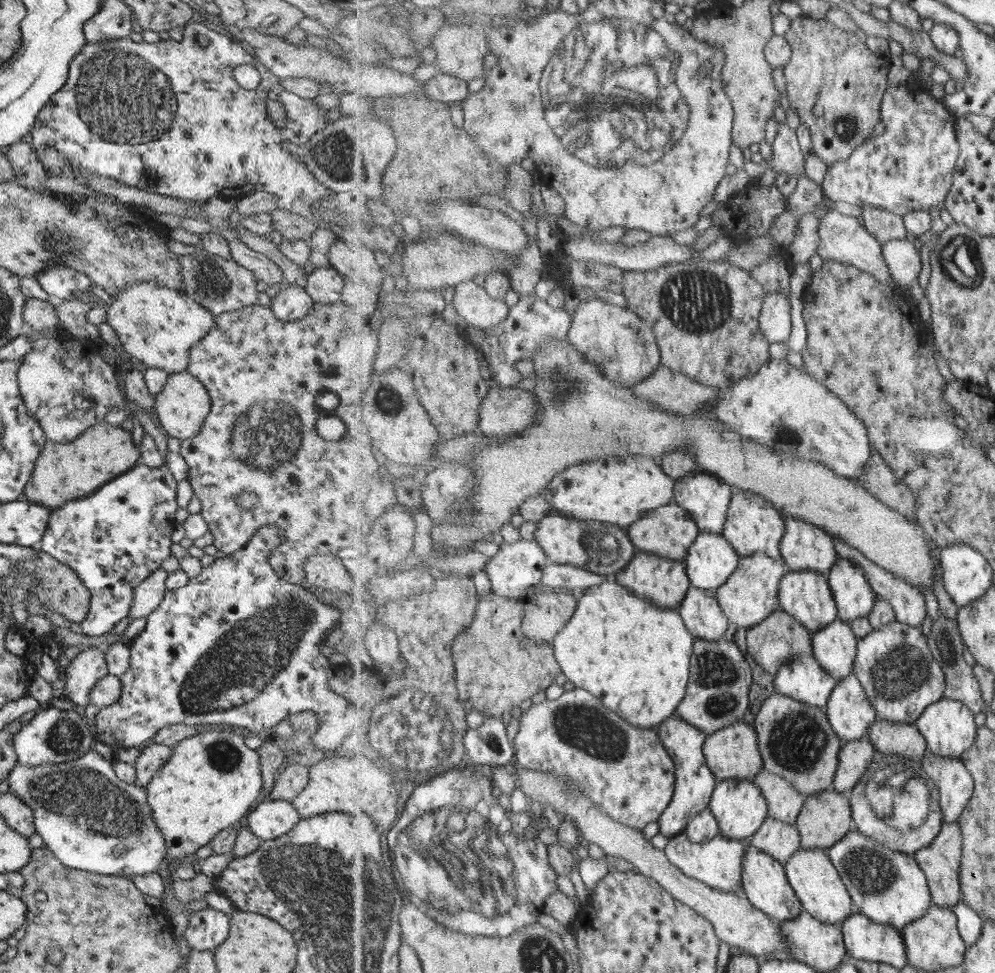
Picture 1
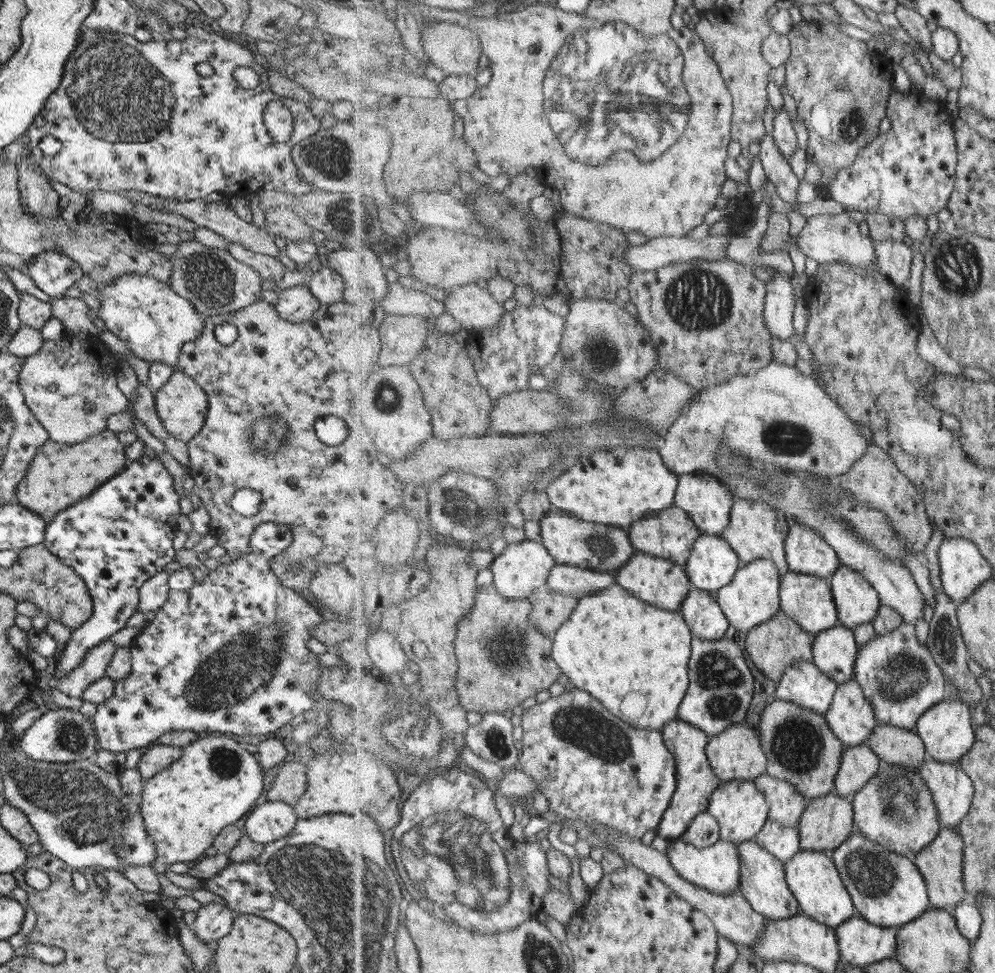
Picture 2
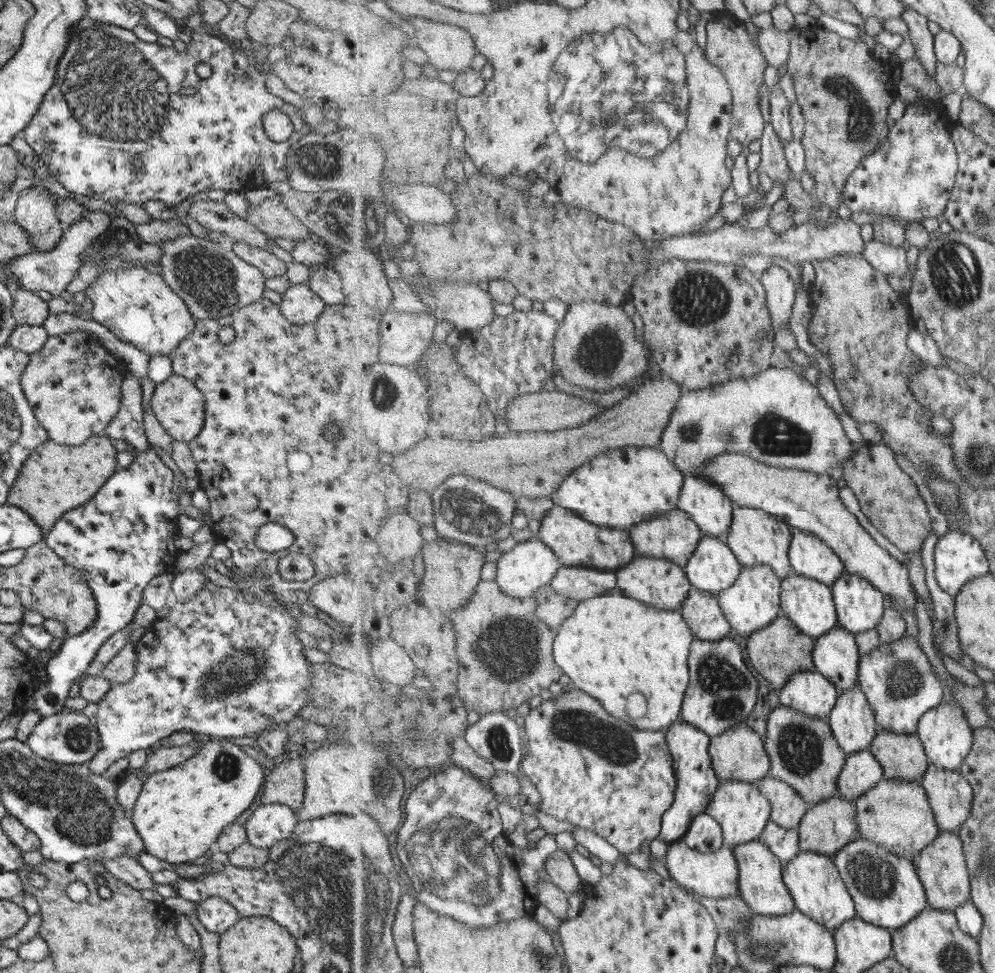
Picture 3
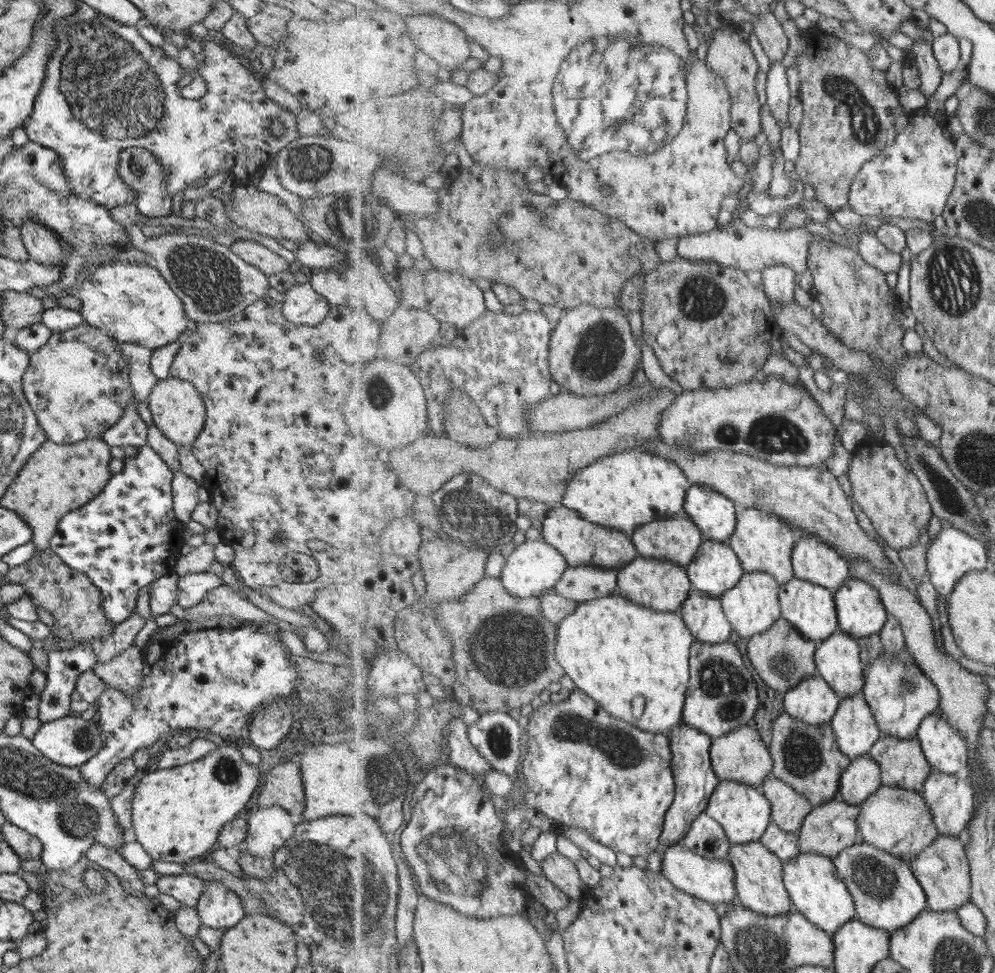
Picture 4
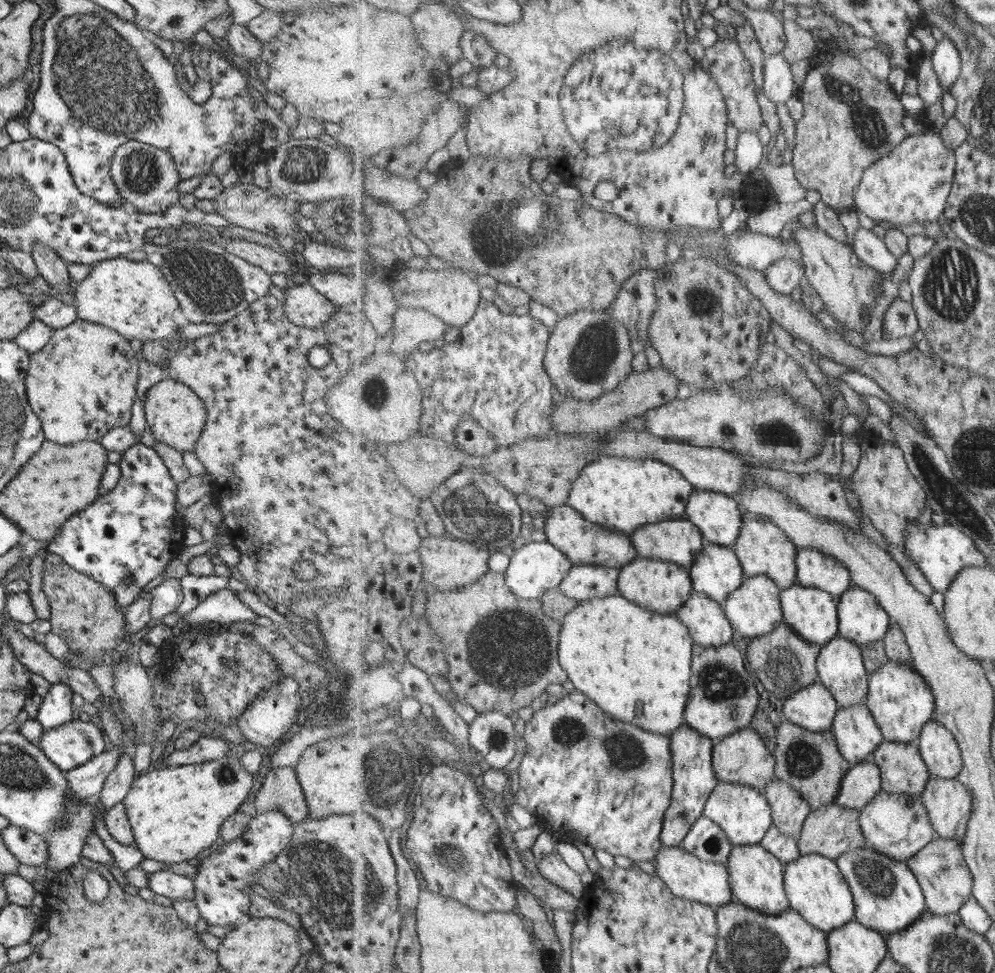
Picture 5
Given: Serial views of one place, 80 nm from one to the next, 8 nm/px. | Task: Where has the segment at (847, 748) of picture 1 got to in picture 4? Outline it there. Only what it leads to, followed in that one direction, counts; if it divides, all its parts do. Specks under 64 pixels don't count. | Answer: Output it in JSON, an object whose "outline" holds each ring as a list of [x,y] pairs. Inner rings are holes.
{"outline":[[[870,754],[851,760],[851,765],[843,774],[838,798],[847,804],[863,804],[882,787],[880,765]]]}

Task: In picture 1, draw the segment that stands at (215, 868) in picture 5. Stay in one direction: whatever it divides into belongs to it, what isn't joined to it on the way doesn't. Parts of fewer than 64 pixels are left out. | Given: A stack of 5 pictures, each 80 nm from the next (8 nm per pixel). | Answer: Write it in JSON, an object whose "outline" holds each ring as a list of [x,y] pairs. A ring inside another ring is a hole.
{"outline":[[[263,800],[251,812],[247,813],[243,818],[242,827],[246,827],[251,831],[253,836],[256,836],[258,839],[264,840],[273,840],[278,836],[289,832],[289,829],[293,828],[294,824],[297,824],[299,820],[298,812],[296,808],[293,808],[293,805],[290,801],[285,800]],[[206,907],[188,916],[182,938],[189,948],[212,951],[225,940],[229,932],[229,914]]]}

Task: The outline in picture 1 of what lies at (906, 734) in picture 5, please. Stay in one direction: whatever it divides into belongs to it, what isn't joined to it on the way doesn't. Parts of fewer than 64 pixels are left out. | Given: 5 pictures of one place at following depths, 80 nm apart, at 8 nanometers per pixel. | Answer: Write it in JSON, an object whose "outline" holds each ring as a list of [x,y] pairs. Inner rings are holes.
{"outline":[[[896,620],[883,629],[874,628],[872,634],[858,640],[853,673],[862,682],[879,719],[915,725],[928,707],[945,698],[946,677],[933,657],[928,636],[901,621]]]}

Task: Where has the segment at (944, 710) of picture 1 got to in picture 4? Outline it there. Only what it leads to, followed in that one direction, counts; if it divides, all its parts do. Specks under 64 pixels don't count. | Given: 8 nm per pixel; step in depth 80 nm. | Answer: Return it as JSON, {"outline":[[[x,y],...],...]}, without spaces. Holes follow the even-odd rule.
{"outline":[[[937,711],[921,723],[918,738],[933,770],[955,775],[969,769],[968,742]]]}

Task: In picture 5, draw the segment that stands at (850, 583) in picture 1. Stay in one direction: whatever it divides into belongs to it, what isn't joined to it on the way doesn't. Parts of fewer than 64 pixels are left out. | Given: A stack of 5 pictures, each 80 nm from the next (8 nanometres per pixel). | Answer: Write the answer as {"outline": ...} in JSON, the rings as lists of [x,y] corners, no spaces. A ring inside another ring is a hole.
{"outline":[[[853,584],[838,604],[840,635],[861,647],[884,639],[892,623],[877,596]]]}

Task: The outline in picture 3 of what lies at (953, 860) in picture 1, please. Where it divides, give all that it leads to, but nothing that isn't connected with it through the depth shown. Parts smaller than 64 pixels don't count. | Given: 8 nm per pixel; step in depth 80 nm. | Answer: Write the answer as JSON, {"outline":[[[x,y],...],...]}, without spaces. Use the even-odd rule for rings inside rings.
{"outline":[[[940,831],[939,836],[925,850],[912,856],[912,860],[928,893],[930,908],[955,912],[972,898],[972,881],[964,851],[964,840],[958,832]]]}

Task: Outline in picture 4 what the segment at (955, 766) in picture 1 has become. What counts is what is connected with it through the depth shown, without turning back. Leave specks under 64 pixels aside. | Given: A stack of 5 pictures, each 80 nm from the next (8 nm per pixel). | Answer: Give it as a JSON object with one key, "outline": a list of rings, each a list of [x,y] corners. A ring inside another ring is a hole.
{"outline":[[[932,770],[926,781],[923,795],[932,809],[932,815],[941,835],[961,836],[968,830],[977,809],[977,792],[972,783],[963,774],[949,775]]]}

